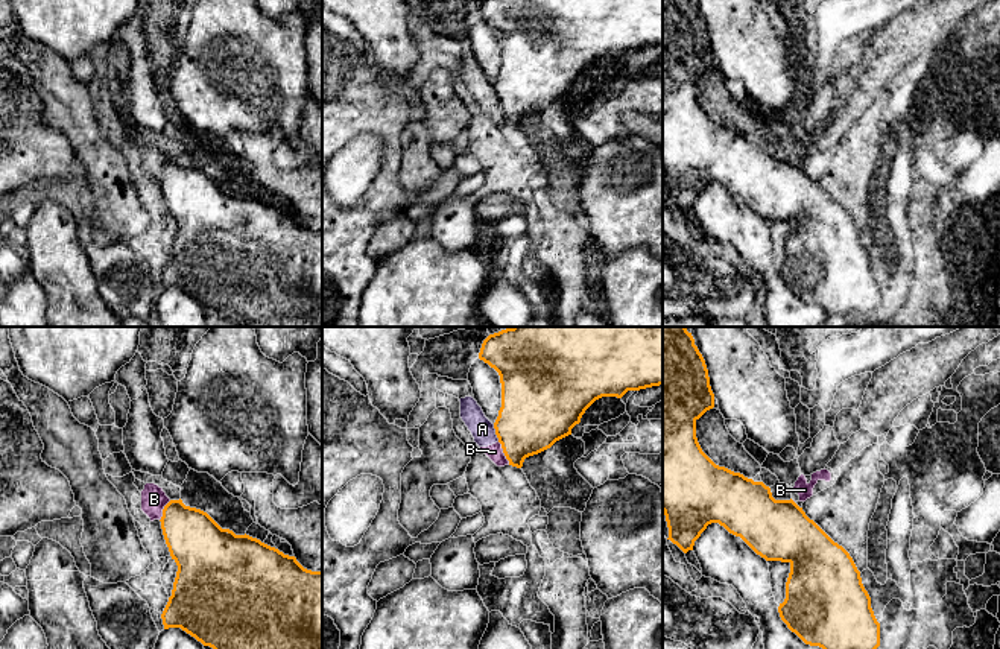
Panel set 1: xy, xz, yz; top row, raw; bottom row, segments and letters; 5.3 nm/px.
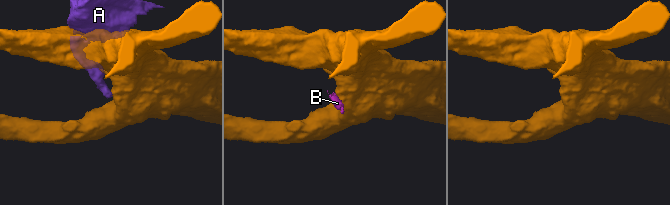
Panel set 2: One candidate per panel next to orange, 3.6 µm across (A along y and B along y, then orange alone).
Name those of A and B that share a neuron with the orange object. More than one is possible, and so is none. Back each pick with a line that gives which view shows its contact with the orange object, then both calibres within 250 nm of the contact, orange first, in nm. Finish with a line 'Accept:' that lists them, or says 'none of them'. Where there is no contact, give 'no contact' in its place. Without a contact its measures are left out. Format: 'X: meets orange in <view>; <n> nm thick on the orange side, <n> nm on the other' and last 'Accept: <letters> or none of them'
Accept: none of them

